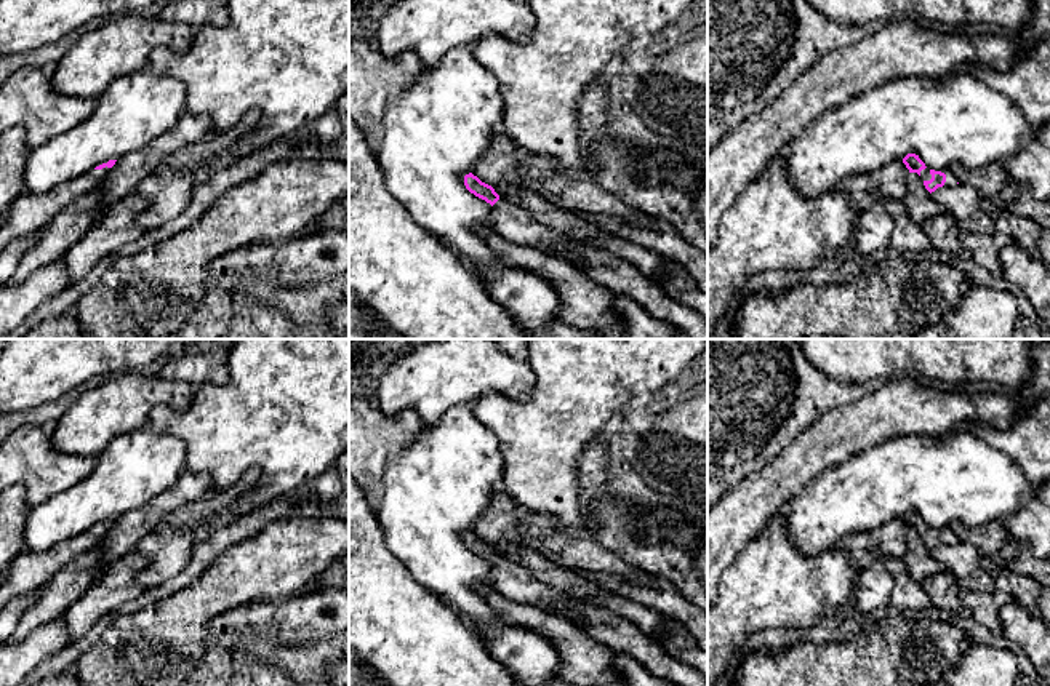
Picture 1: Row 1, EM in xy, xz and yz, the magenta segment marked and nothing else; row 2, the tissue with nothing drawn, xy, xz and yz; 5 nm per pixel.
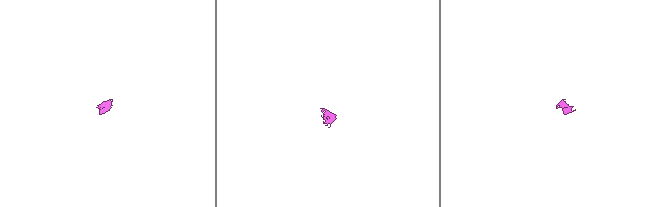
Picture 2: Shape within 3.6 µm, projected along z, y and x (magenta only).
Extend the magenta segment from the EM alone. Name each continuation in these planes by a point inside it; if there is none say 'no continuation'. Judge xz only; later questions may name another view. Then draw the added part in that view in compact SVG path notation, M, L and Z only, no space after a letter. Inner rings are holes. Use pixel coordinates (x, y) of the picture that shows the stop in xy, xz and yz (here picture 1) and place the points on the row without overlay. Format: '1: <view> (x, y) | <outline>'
1: xz (509, 579) | M503 555L493 563L488 582L491 590L515 603L538 606L543 611L552 609L554 614L568 612L578 620L584 619L584 601L536 580L523 566Z

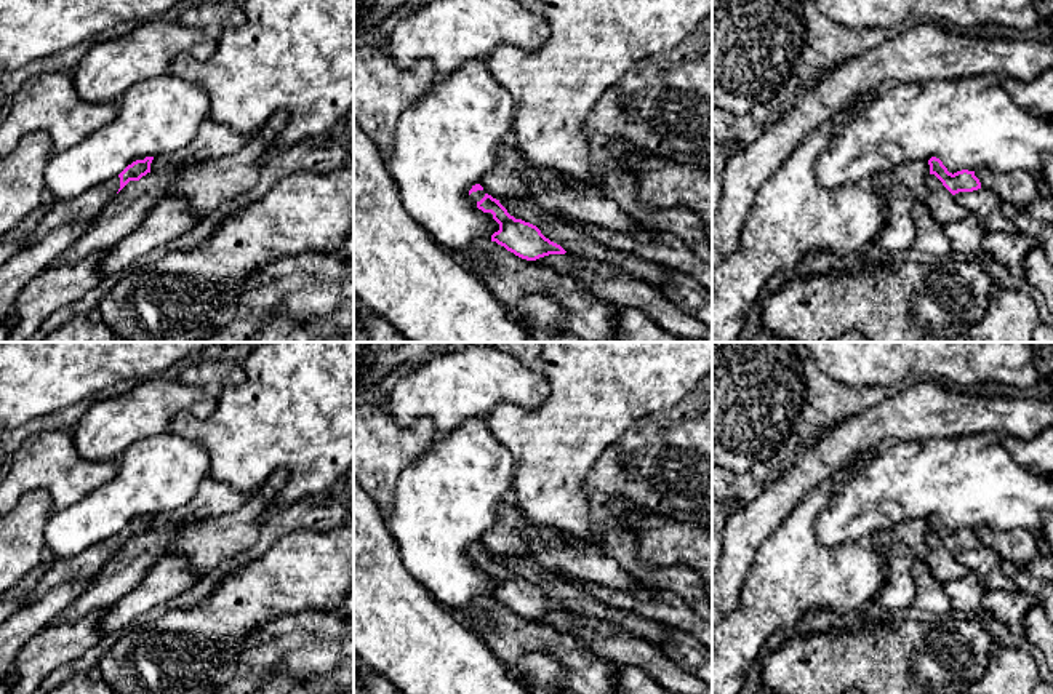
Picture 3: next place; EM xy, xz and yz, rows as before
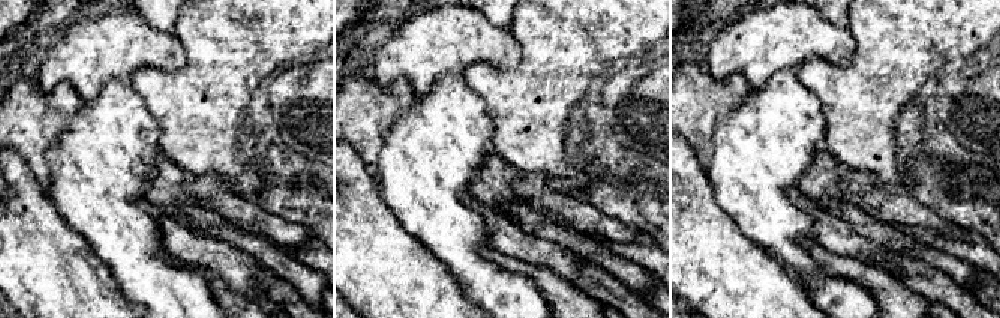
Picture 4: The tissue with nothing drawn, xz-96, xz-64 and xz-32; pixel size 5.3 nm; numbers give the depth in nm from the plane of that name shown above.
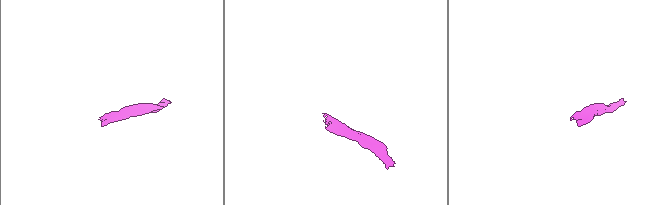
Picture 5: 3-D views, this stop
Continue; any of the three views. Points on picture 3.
1: xy (84, 566) | M120 536L98 542L78 556L56 558L40 576L37 585L26 595L29 604L50 590L74 580L90 580L118 550Z

